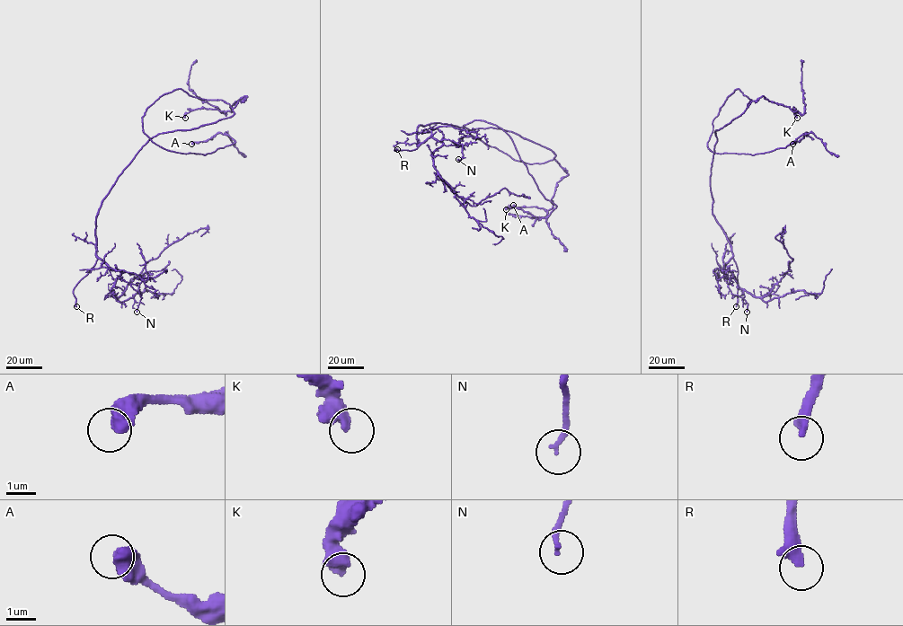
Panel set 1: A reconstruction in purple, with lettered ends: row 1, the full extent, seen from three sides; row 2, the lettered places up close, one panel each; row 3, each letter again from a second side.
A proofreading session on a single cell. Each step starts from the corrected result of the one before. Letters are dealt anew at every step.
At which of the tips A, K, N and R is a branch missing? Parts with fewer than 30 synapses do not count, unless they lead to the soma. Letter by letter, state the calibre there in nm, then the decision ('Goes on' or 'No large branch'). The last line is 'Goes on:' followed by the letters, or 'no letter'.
A: Thickness 600 nm. No large branch
K: Thickness 400 nm. No large branch
N: Thickness 160 nm. No large branch
R: Thickness 360 nm. Goes on
Goes on: R

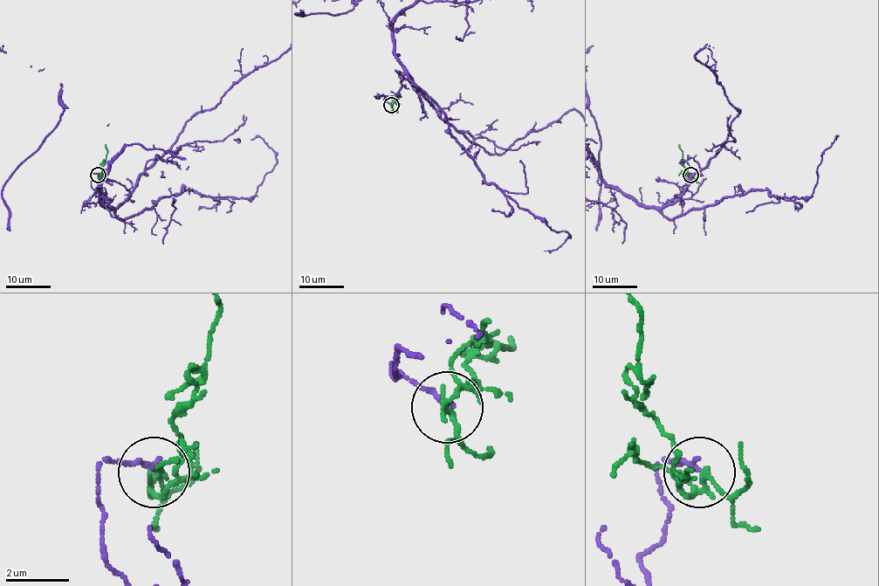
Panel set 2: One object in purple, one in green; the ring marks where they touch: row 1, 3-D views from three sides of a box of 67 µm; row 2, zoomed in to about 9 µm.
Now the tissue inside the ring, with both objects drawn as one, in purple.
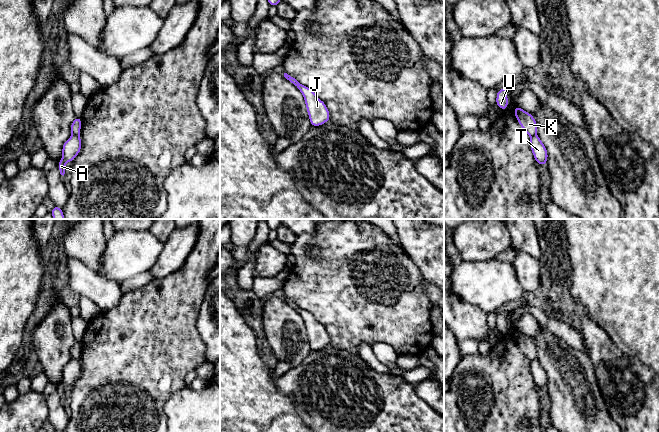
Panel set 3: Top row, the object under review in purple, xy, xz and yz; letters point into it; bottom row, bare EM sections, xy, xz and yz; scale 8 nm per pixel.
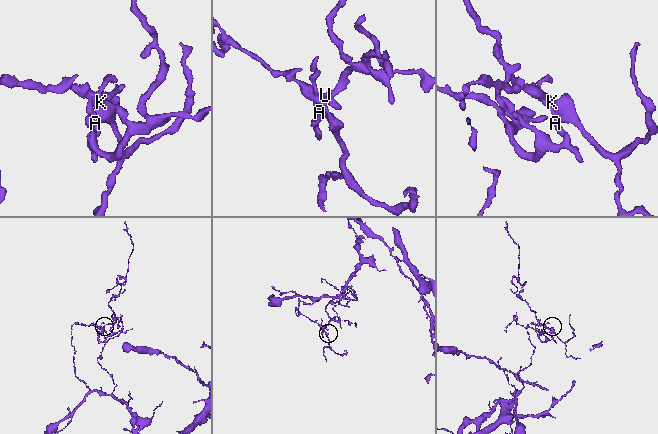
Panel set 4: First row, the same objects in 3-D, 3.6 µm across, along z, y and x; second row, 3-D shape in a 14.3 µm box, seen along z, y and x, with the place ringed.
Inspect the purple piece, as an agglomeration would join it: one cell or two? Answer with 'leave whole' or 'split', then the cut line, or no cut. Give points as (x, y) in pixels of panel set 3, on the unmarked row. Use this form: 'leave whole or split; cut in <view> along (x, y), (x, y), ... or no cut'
split; cut in xy along (79, 354), (72, 359)

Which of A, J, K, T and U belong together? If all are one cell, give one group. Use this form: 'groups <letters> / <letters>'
groups A J T / K U

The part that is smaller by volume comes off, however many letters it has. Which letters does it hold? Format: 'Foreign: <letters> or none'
Foreign: A, J, T

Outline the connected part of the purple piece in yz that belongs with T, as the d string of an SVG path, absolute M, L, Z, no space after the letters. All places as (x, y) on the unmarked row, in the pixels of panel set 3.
M537 358L531 361L530 371L536 386L539 389L546 389L548 377L545 369L542 367Z

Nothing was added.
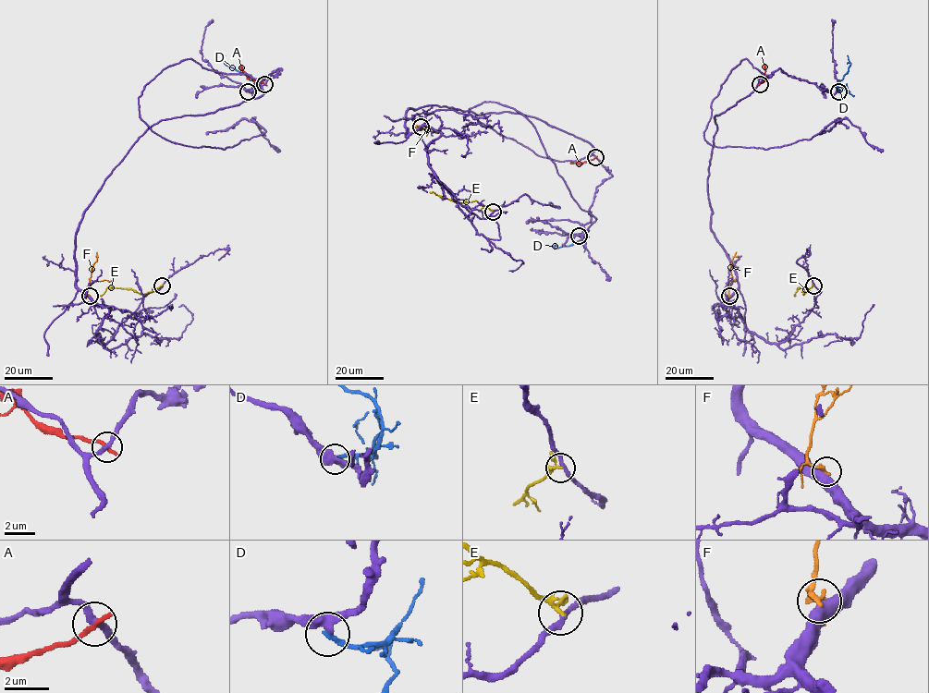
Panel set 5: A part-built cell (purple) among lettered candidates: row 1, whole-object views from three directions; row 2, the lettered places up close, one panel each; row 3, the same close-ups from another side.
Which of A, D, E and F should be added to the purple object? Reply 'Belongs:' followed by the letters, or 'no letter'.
Belongs: no letter

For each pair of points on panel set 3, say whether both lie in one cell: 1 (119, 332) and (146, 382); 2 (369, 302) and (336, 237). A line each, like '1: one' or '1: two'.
1: one
2: one

